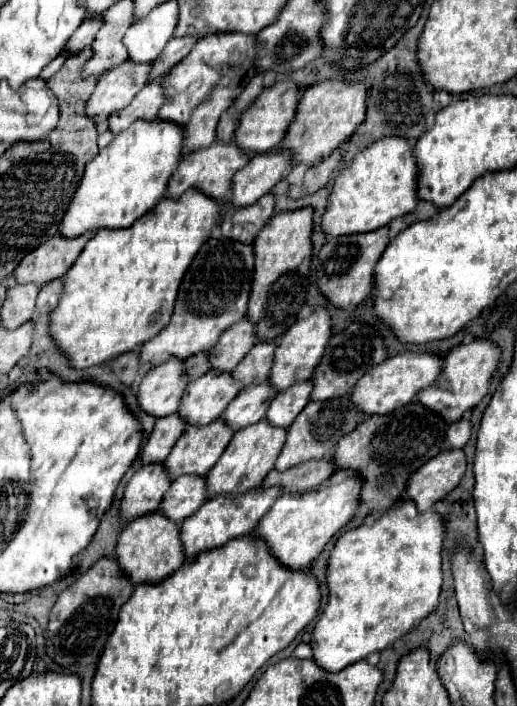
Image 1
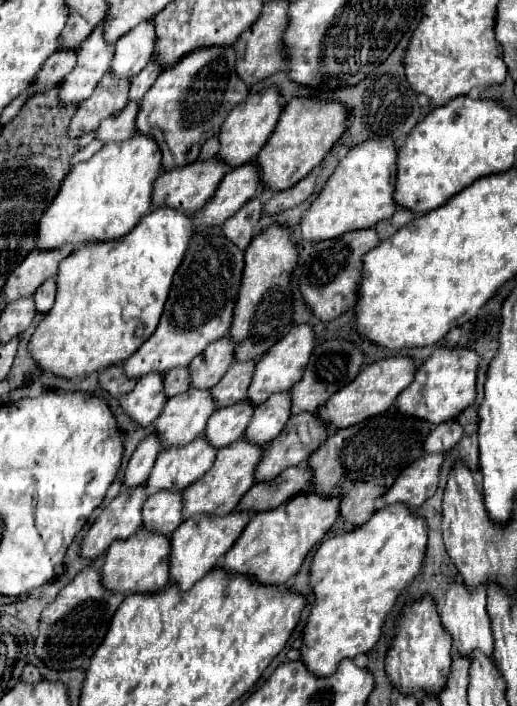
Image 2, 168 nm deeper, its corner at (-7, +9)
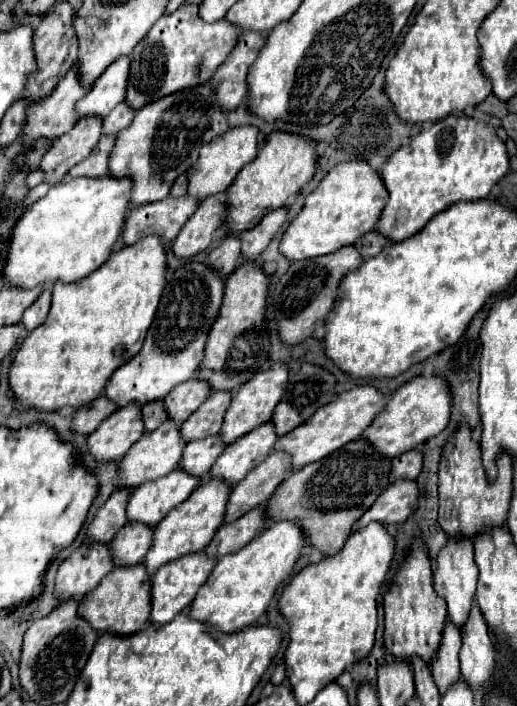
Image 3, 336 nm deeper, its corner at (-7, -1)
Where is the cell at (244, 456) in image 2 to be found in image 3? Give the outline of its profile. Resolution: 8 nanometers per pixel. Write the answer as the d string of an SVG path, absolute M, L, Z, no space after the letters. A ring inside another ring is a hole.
M207 478L193 490L193 494L181 504L175 506L157 526L155 526L155 536L153 536L153 546L147 552L143 564L149 570L149 574L155 574L159 566L177 560L185 554L193 554L199 550L205 550L205 546L213 540L215 532L225 520L225 510L227 510L227 500L231 494L233 486L225 480L217 478Z

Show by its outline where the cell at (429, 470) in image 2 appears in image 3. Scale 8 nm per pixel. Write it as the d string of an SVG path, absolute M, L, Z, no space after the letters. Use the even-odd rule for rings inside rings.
M395 480L381 492L377 498L377 504L361 516L357 522L357 528L367 526L369 522L381 522L381 524L403 524L419 506L419 488L415 480Z

